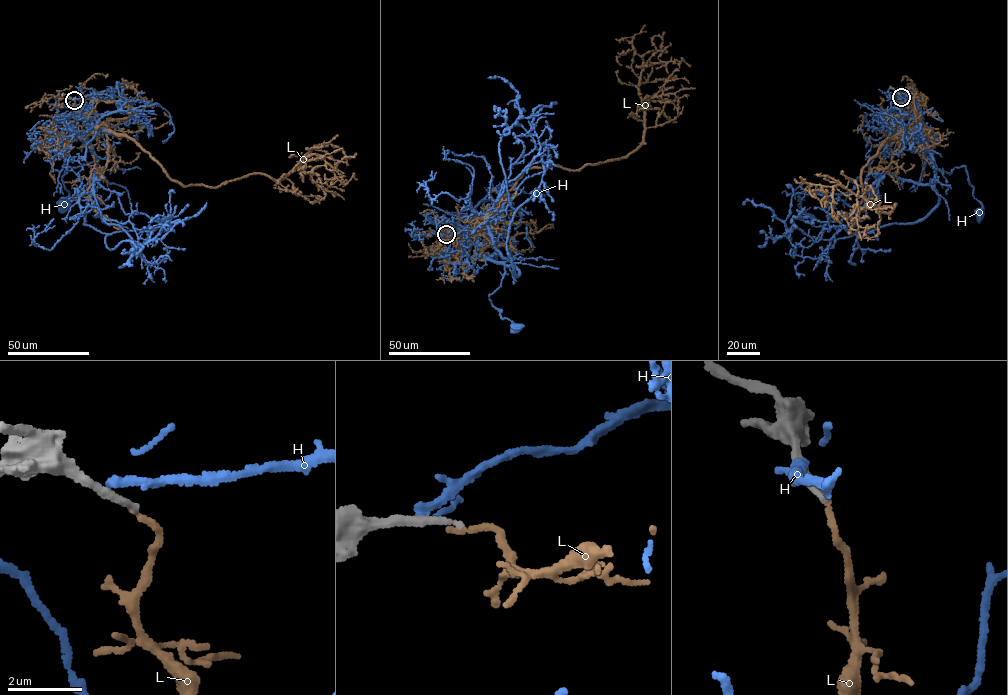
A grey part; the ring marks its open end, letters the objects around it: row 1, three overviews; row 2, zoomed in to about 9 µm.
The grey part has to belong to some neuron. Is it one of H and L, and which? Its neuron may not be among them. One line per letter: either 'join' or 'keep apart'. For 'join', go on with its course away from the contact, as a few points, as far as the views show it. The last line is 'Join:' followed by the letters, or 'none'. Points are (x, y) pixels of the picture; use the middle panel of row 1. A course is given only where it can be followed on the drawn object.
H: keep apart
L: keep apart
Join: none

